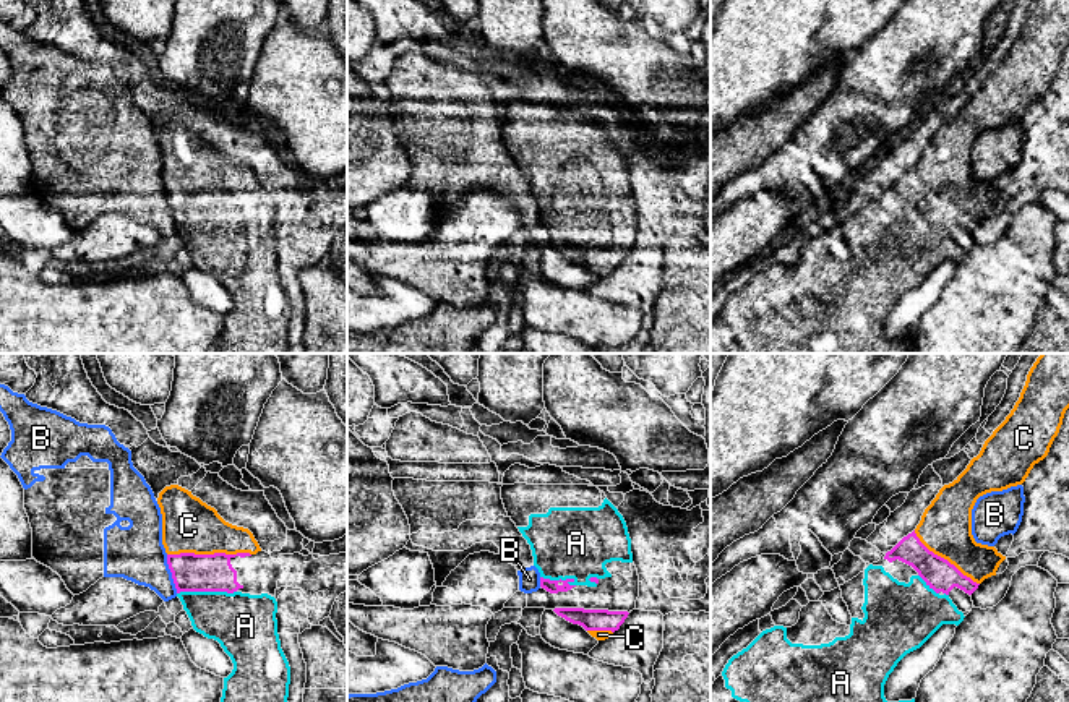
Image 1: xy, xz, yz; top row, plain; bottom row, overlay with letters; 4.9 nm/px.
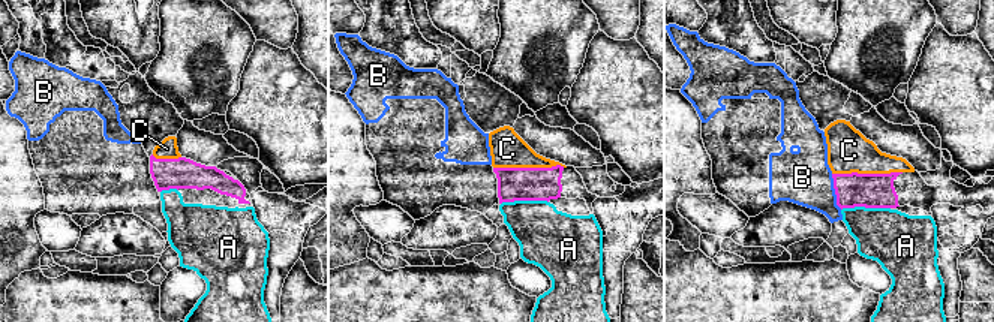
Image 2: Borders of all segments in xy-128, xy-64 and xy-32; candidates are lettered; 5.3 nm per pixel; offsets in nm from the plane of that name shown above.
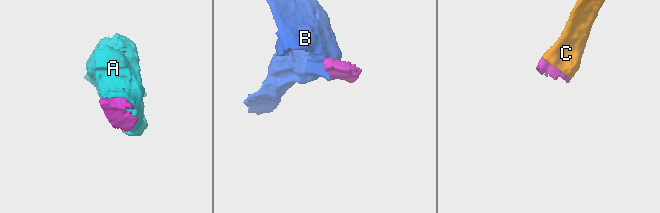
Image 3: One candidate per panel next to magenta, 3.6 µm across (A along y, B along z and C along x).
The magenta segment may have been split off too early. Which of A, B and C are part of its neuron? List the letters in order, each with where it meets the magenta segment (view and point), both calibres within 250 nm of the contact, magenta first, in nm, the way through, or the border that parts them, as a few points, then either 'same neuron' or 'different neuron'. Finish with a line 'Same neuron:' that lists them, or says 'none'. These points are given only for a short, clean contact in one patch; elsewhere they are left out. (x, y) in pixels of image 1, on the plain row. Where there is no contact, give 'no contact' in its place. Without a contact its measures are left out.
A: contact xy (206, 227); calibres 190 and 300 nm; way xy (192, 209), (206, 227), (244, 261); same neuron
B: contact xy (172, 211); calibres 190 and 280 nm; border xy (166, 192), (177, 229); different neuron
C: contact xy (208, 192); calibres 190 and 280 nm; same neuron
Same neuron: A, C

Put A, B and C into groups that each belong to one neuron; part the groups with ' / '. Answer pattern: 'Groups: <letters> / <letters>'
Groups: A C / B

